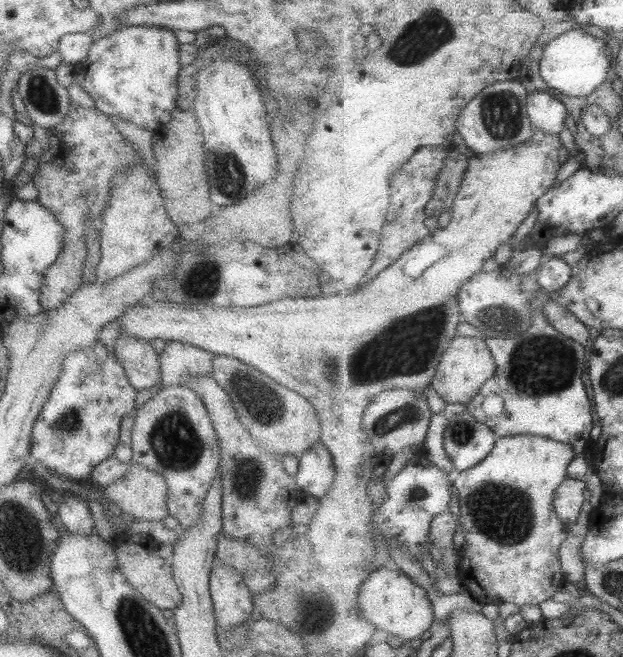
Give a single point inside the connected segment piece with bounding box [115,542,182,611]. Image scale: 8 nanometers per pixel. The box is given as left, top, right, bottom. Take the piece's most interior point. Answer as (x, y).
(150, 576)

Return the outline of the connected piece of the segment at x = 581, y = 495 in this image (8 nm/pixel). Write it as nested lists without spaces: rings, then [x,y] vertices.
[[[568,476],[555,494],[555,510],[567,529],[571,529],[579,521],[581,506],[587,500],[585,490],[587,484],[583,480]]]

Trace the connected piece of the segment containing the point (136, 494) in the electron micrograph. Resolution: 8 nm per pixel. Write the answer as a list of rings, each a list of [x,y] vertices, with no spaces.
[[[131,462],[131,467],[125,471],[123,477],[102,487],[101,492],[103,496],[111,499],[115,506],[134,519],[161,521],[168,514],[165,502],[167,500],[165,479],[159,473],[149,470],[139,463]]]

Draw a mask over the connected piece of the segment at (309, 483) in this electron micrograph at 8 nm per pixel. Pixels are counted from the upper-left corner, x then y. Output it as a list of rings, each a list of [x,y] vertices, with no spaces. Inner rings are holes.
[[[315,442],[298,456],[298,469],[294,481],[307,495],[319,499],[327,492],[334,474],[329,451],[323,443]]]

